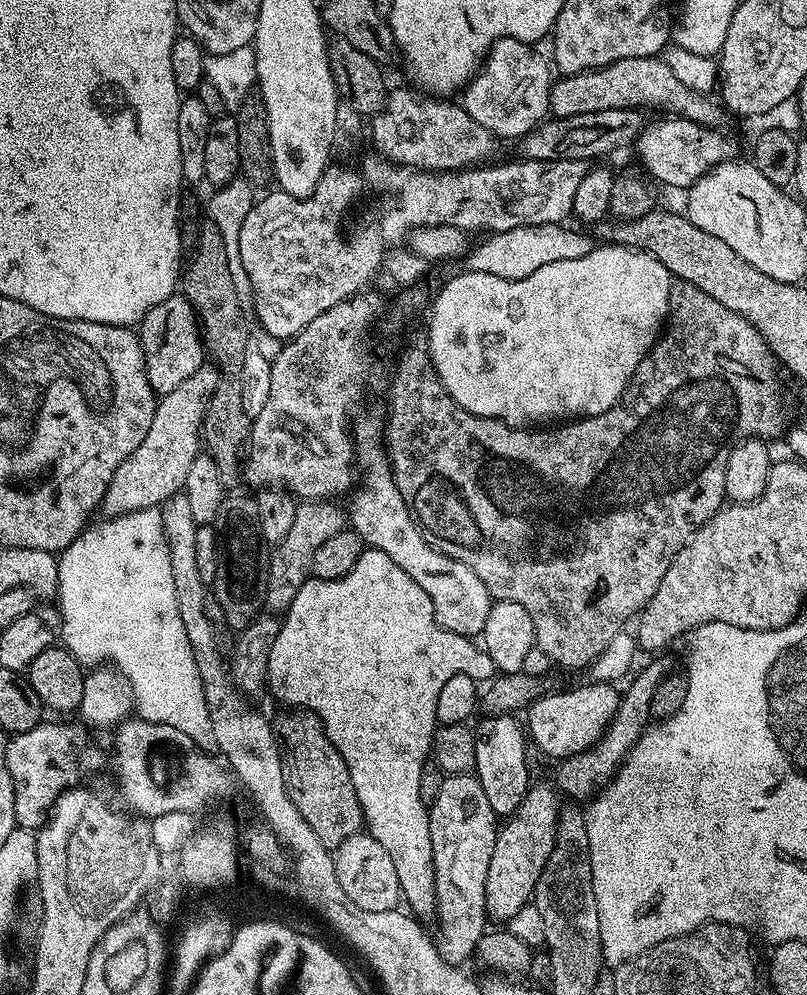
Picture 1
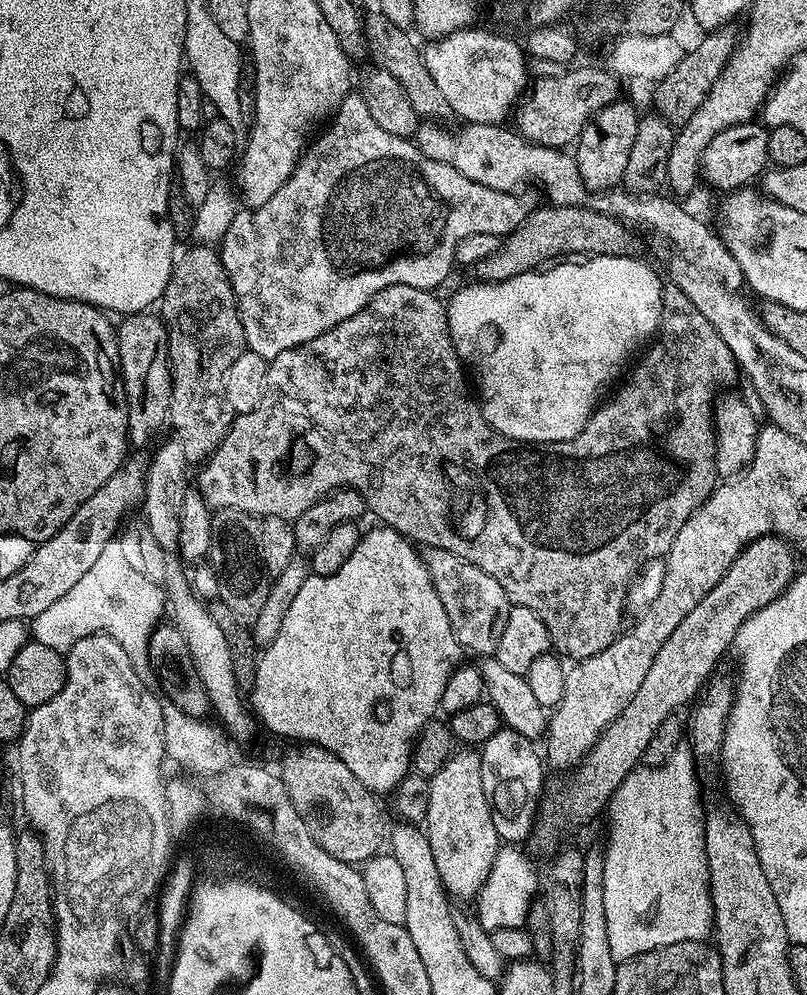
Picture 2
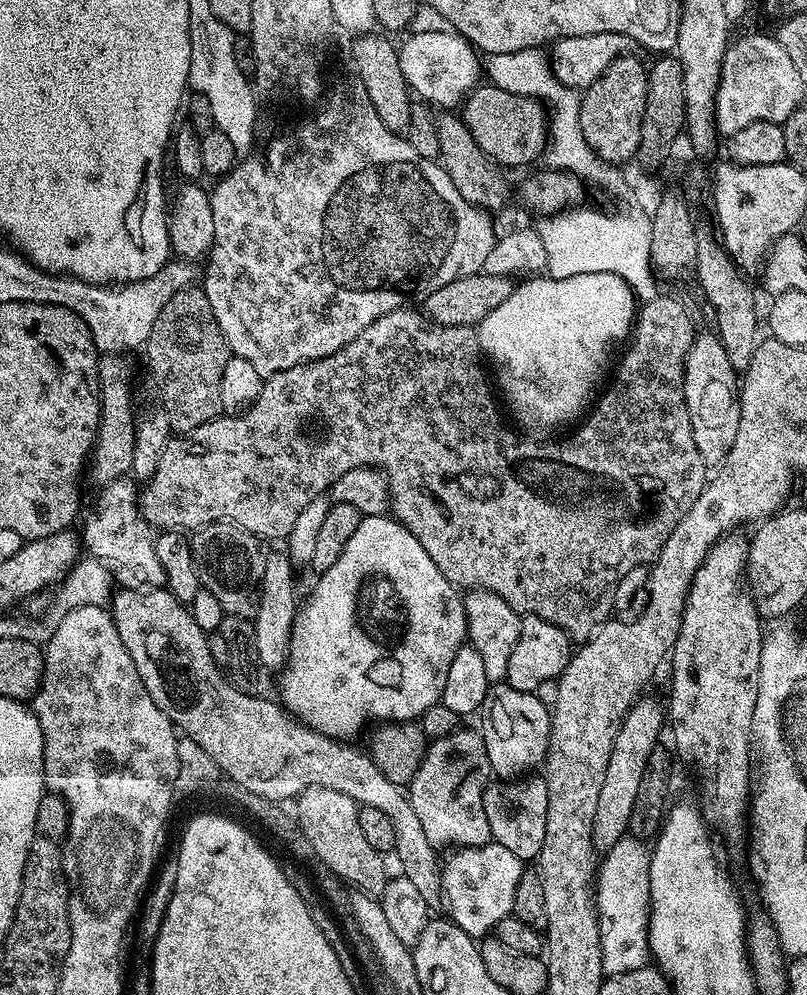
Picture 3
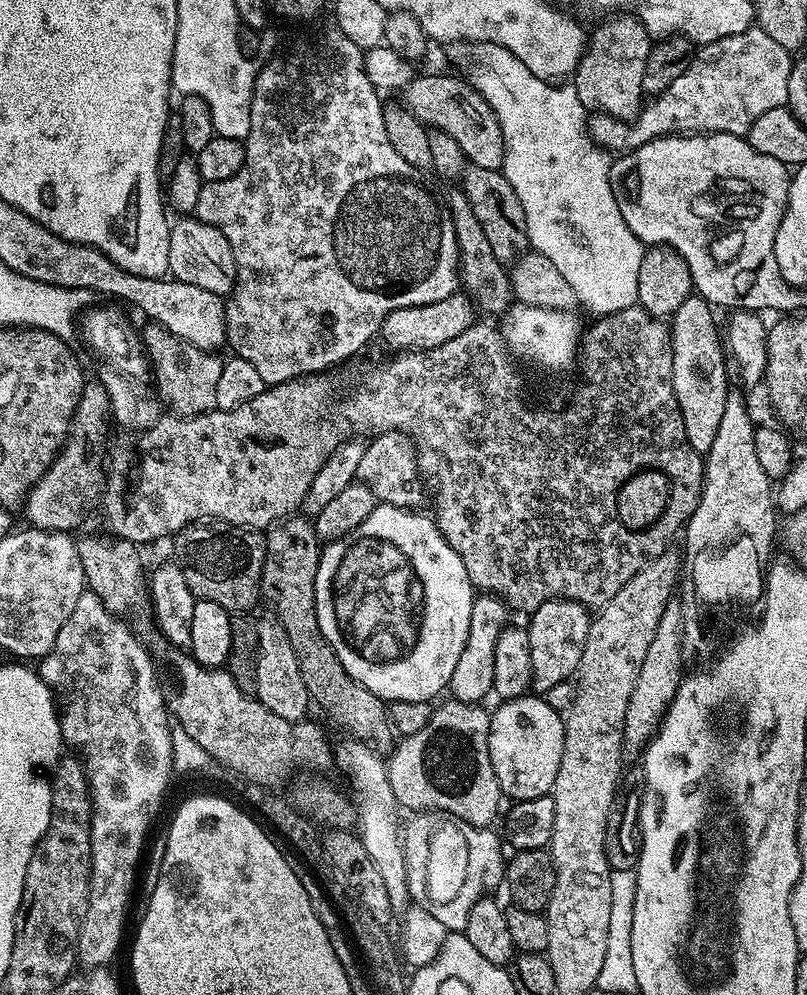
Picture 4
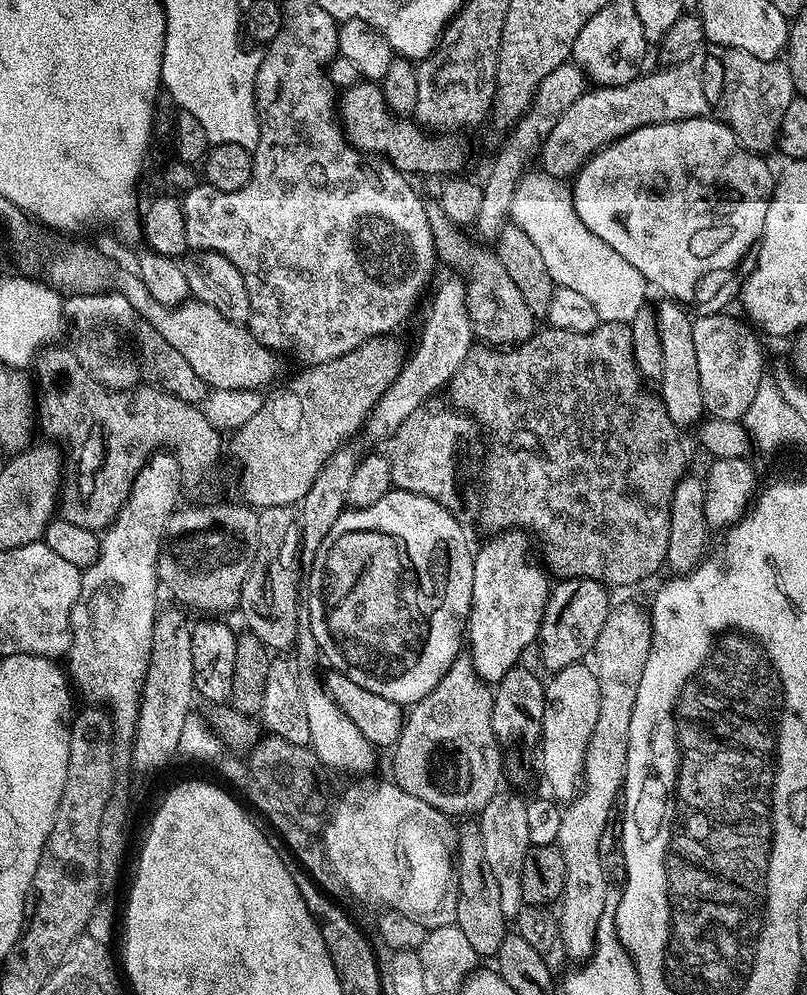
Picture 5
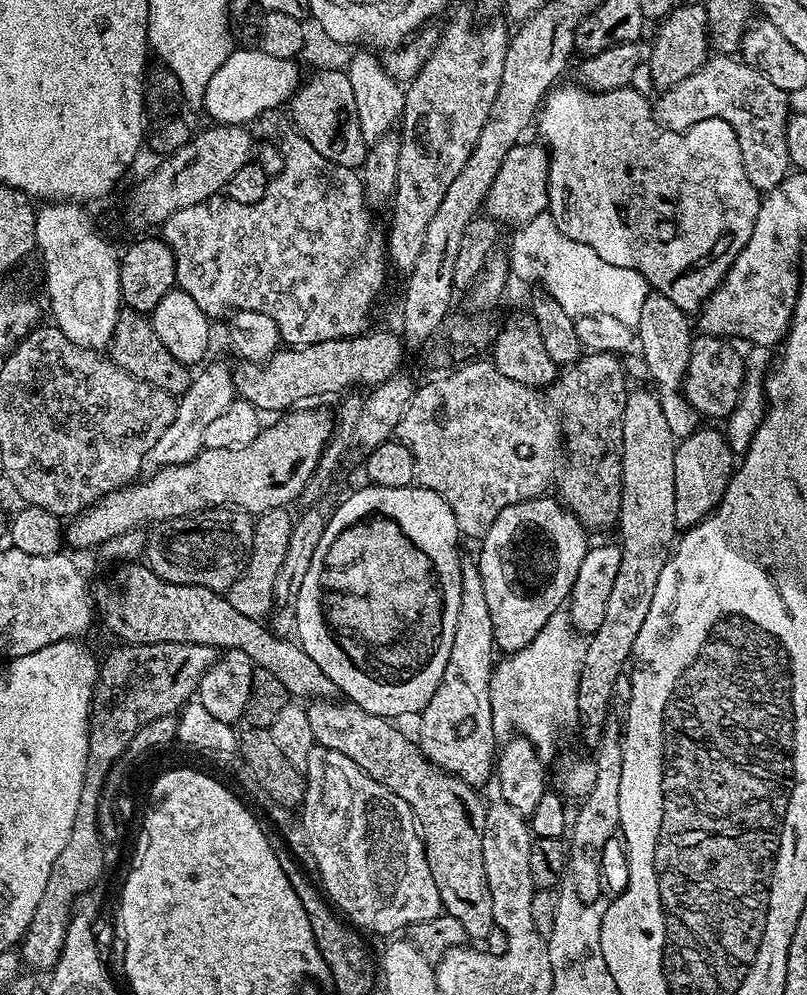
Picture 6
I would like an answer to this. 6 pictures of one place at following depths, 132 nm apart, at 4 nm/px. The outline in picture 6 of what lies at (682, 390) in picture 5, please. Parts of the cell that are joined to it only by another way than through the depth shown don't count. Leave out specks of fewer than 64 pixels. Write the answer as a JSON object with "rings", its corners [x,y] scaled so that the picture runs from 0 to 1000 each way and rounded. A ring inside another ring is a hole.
{"rings":[[[804,292],[800,304],[796,304],[793,323],[786,328],[787,333],[791,335],[791,354],[800,364],[807,384],[813,385],[812,389],[817,392],[844,393],[848,377],[851,375],[851,366],[855,364],[857,343],[860,341],[860,330],[857,334],[853,322],[855,322],[854,315],[846,314],[840,308],[835,308],[835,304],[830,304],[828,296],[822,293]]]}

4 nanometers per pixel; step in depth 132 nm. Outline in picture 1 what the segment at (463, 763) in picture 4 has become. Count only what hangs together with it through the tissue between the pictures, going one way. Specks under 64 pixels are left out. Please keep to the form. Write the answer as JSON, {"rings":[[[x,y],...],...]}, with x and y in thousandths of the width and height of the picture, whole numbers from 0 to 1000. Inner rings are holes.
{"rings":[[[589,779],[577,780],[550,780],[548,790],[543,794],[543,802],[538,802],[538,806],[530,813],[530,825],[533,826],[533,846],[535,847],[535,861],[538,862],[538,894],[540,895],[540,919],[539,928],[545,928],[545,945],[543,941],[543,952],[545,954],[545,962],[554,969],[574,970],[574,965],[585,965],[592,947],[600,942],[600,938],[607,929],[607,922],[602,915],[602,878],[607,874],[607,862],[612,858],[612,846],[615,845],[615,837],[617,835],[617,821],[613,814],[607,810],[607,806],[602,803],[602,794],[597,794],[595,785]]]}

